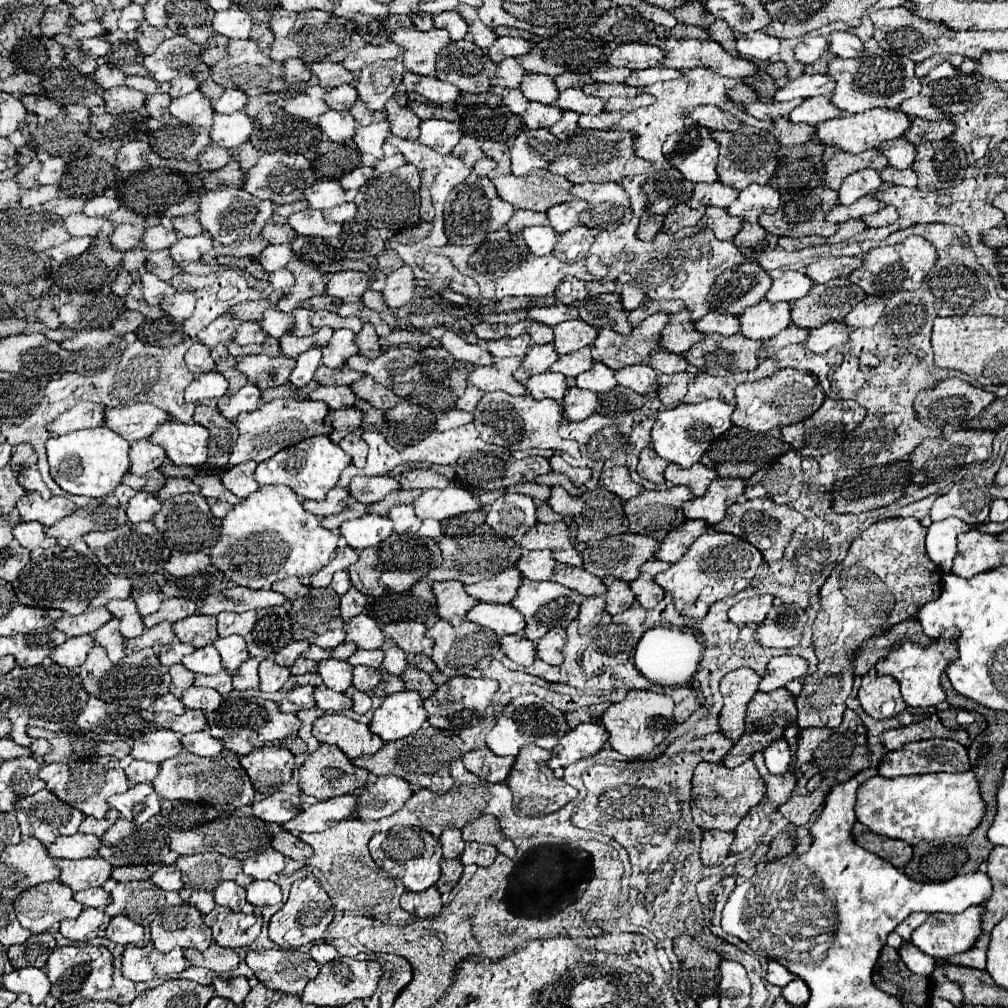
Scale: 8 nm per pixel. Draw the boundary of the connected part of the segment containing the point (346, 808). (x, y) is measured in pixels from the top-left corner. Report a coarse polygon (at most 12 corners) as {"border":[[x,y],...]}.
{"border":[[356,794],[322,800],[286,822],[288,832],[322,832],[356,814]]}

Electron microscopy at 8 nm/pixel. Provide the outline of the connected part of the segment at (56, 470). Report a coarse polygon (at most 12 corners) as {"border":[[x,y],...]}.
{"border":[[108,426],[52,436],[50,474],[68,494],[110,496],[130,444]]}

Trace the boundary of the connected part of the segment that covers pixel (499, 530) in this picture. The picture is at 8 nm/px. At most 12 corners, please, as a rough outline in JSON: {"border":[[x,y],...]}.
{"border":[[504,494],[486,522],[498,536],[518,538],[536,524],[530,496]]}

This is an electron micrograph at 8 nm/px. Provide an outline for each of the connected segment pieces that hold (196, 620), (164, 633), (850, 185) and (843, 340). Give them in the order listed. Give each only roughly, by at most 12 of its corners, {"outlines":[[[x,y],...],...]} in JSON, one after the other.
{"outlines":[[[188,616],[174,624],[180,642],[194,648],[218,638],[216,616]],[[172,624],[148,628],[130,640],[130,650],[160,648],[174,642]],[[874,168],[858,170],[844,178],[840,204],[878,190],[882,178]],[[844,322],[814,328],[806,348],[824,354],[848,344],[852,328]]]}

